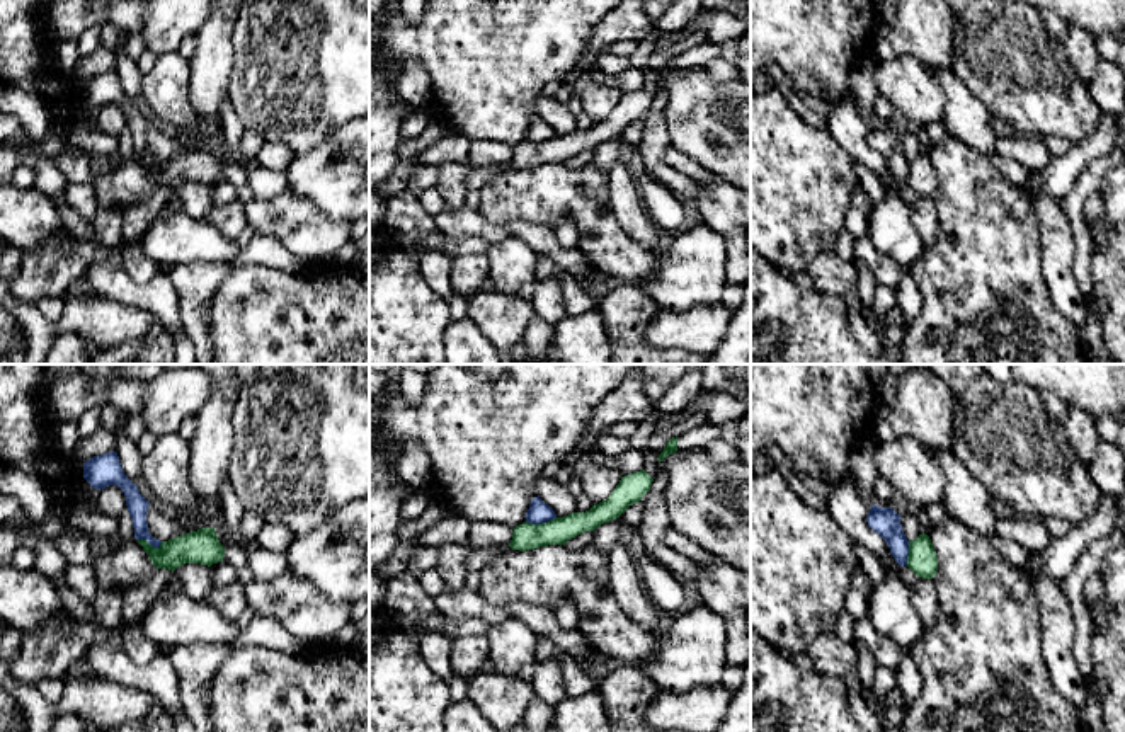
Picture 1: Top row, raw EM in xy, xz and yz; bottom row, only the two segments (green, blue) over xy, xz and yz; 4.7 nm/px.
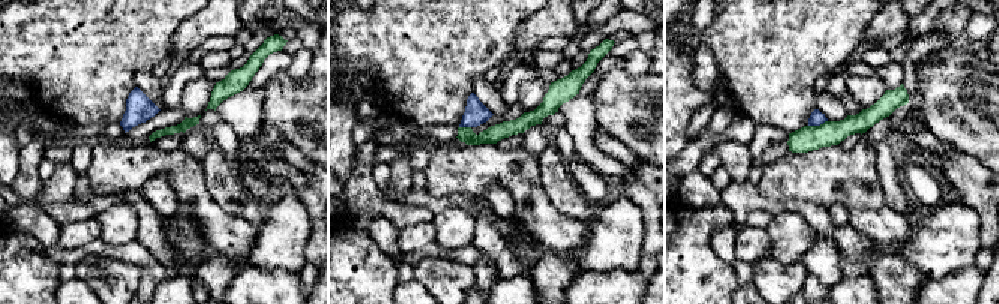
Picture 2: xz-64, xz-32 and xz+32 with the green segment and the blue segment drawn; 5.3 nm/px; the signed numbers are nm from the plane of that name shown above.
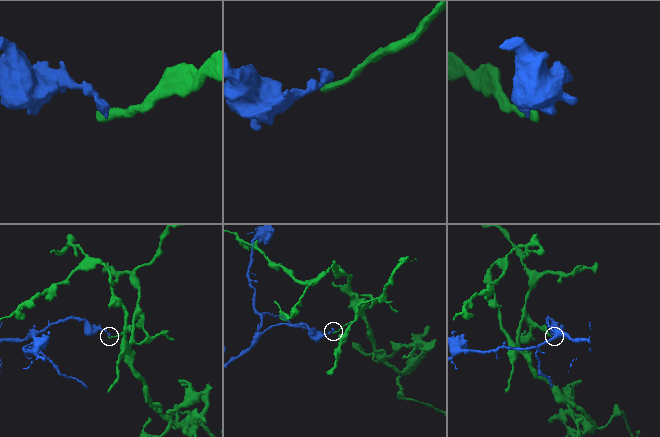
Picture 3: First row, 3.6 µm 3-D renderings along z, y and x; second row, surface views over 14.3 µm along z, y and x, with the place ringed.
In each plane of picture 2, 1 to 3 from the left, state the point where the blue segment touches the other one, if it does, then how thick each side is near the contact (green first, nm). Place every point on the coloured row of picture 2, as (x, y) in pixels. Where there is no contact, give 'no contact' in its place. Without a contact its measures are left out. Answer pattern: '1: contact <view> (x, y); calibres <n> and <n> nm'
1: no contact
2: contact xz-32 (465, 128); calibres 90 and 120 nm
3: contact xz+32 (818, 126); calibres 140 and 80 nm

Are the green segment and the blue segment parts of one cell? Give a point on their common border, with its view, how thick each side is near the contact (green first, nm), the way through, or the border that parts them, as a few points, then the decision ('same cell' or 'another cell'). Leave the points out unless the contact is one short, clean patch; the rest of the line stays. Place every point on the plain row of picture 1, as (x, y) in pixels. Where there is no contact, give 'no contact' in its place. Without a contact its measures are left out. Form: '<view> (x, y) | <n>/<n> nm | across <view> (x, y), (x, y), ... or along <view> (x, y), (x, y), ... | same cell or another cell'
xz (542, 142) | 130/100 nm | along xz (555, 135), (540, 142), (526, 140) | another cell

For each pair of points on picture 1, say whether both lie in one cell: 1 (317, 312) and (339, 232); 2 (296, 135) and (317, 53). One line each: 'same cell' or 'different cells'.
1: different cells
2: same cell

